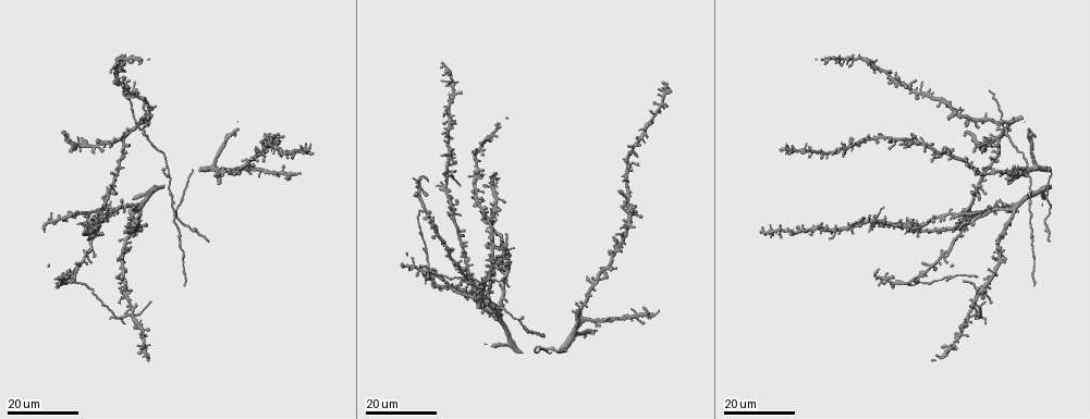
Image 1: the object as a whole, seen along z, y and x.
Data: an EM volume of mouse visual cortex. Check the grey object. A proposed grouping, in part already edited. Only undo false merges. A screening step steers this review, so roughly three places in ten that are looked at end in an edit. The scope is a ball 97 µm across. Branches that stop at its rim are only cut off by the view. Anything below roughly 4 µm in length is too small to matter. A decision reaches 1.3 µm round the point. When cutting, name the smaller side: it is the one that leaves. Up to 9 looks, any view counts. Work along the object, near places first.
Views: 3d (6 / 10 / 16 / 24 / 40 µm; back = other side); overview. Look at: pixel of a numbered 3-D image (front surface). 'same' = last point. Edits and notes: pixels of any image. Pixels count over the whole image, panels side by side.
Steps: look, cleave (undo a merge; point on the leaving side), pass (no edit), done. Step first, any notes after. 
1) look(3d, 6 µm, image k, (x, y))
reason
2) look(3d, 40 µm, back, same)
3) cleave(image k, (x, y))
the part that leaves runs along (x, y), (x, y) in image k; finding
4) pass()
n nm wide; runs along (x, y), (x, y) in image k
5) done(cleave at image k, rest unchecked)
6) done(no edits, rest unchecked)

look(3d, 24 µm, image 1, (490, 276))
a fork

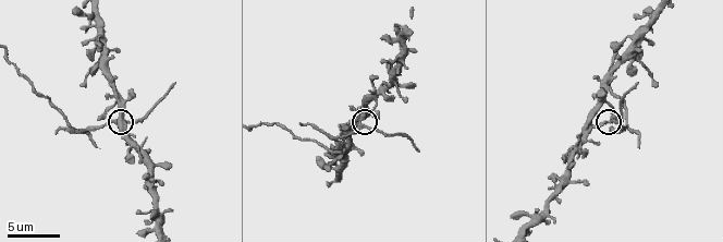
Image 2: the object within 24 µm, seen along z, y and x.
look(3d, 10 µm, image 2, (360, 128))

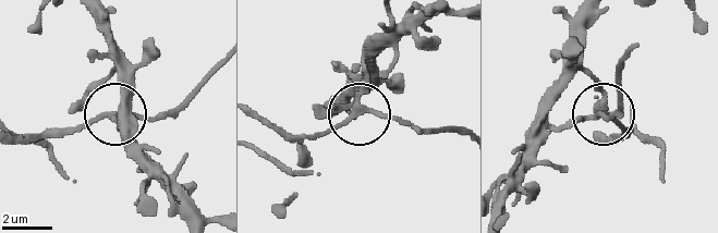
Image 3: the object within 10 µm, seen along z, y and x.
look(3d, 6 µm, image 3, (360, 109))

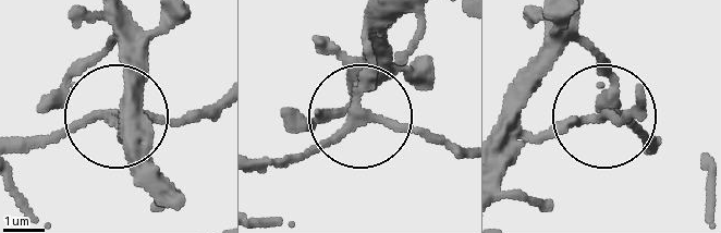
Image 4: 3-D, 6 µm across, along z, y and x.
cleave(image 4, (167, 121))
the part that leaves runs along (110, 124), (159, 124), (211, 103) in image 4; a second neuron is stuck on

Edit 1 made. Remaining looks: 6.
look(overview)

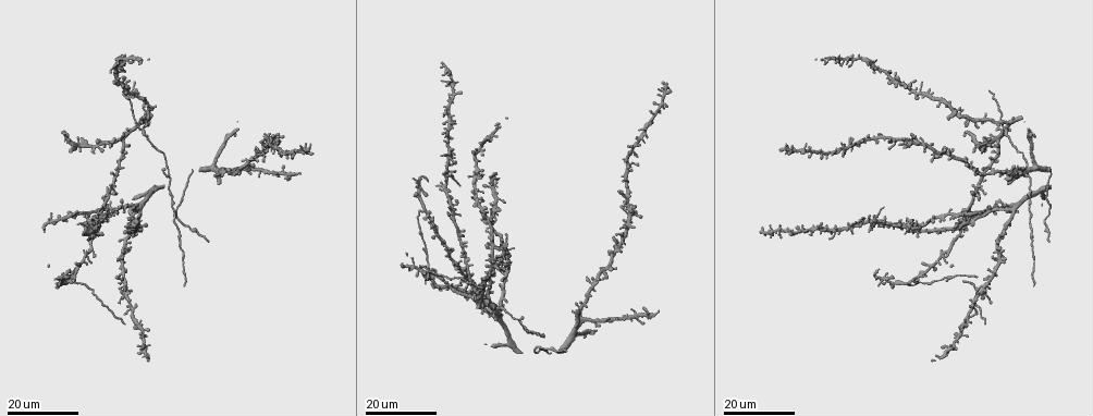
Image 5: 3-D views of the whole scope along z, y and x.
look(3d, 24 µm, image 5, (425, 212))
a fork

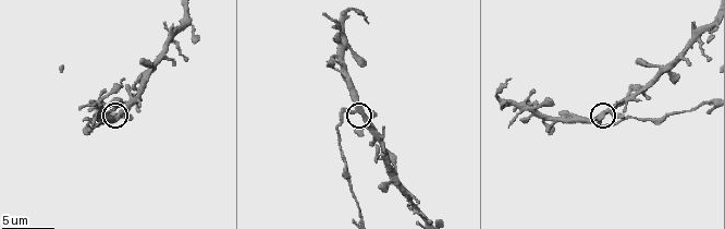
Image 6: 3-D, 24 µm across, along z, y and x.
look(3d, 6 µm, image 6, (356, 107))

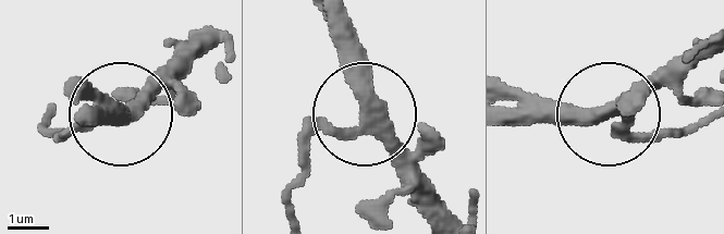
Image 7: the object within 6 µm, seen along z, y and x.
cleave(image 7, (304, 170))
side arm 14 µm; 3 arms; a second neuron is stuck on

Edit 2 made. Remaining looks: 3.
look(3d, 24 µm, image 5, (490, 179))
thin arm on a thick one

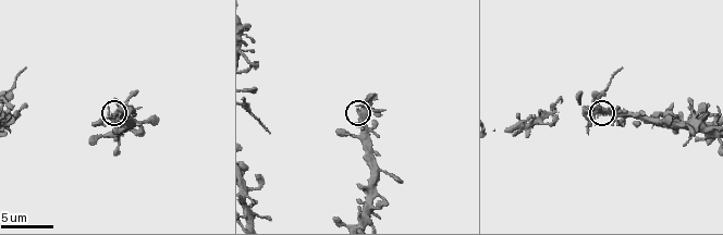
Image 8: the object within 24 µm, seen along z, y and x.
look(3d, 10 µm, image 8, (365, 112))

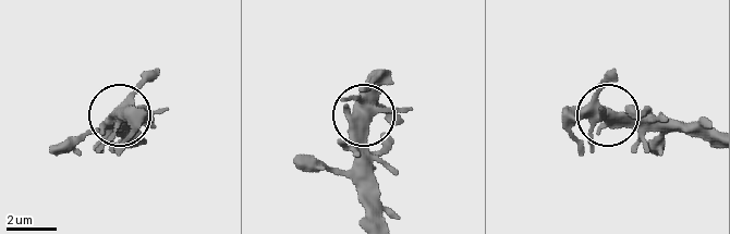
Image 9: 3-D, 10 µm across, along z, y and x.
pass()
runs along (712, 140), (612, 118), (599, 95), (610, 72) in image 9; one neuron here

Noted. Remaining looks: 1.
done(cleave at image 4, cleave at image 7, rest unchecked)

